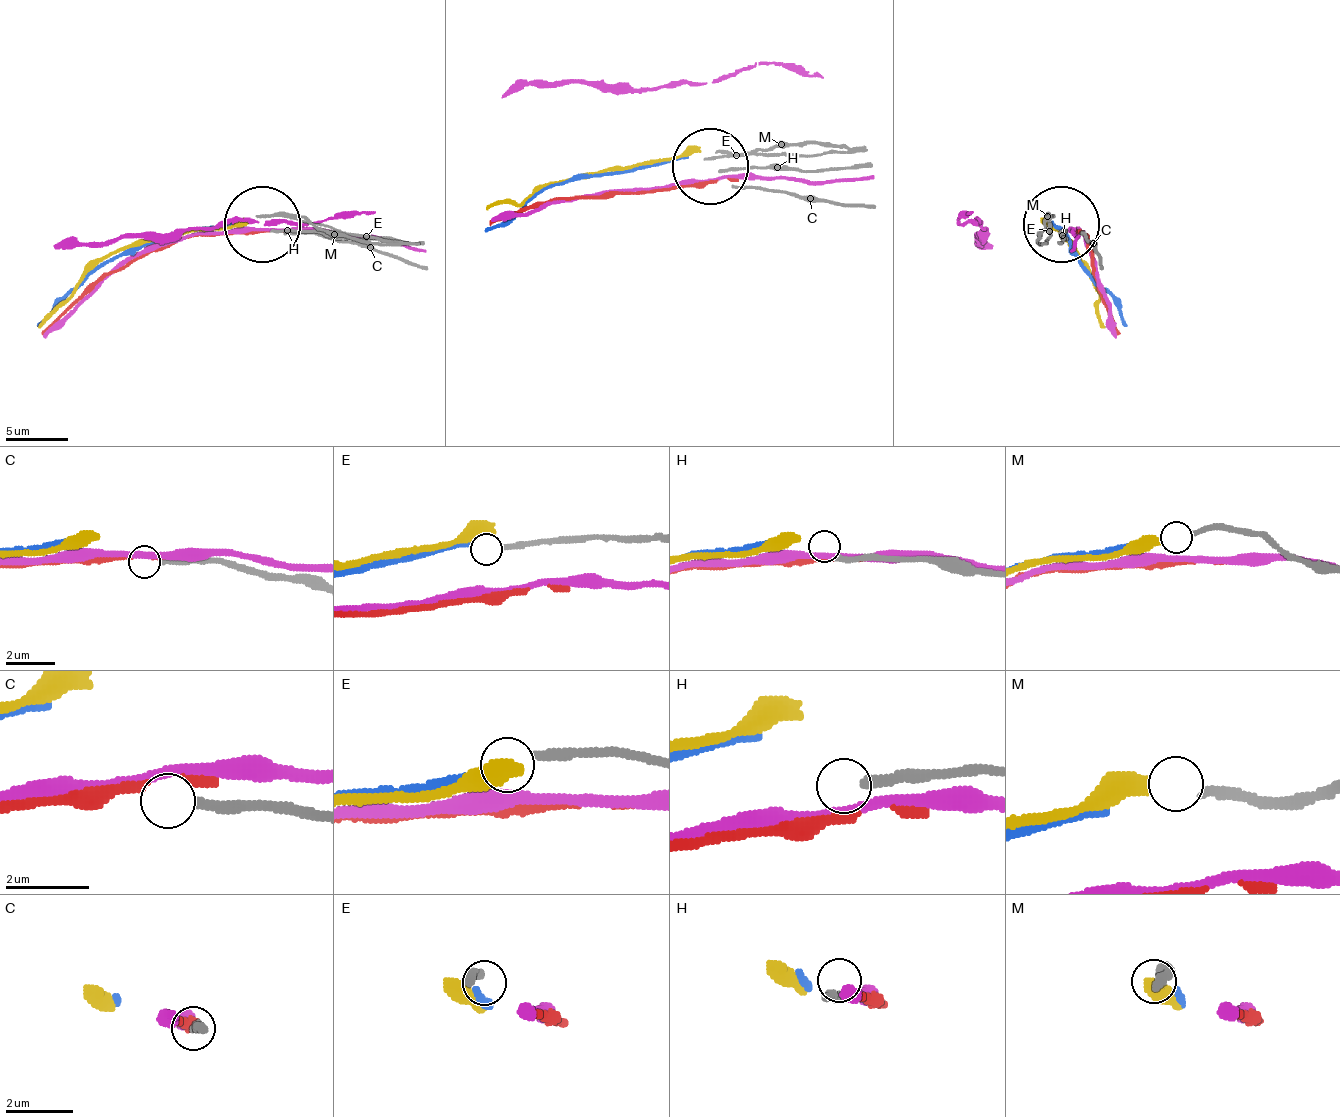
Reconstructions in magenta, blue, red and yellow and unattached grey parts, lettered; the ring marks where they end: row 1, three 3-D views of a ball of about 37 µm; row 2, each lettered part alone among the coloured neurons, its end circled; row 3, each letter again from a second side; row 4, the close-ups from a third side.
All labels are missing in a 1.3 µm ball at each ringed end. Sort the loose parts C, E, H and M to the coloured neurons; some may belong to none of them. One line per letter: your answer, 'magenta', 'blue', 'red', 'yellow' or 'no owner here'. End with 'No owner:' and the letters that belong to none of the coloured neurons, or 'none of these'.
C: no owner here
E: no owner here
H: no owner here
M: yellow
No owner: C, E, H

